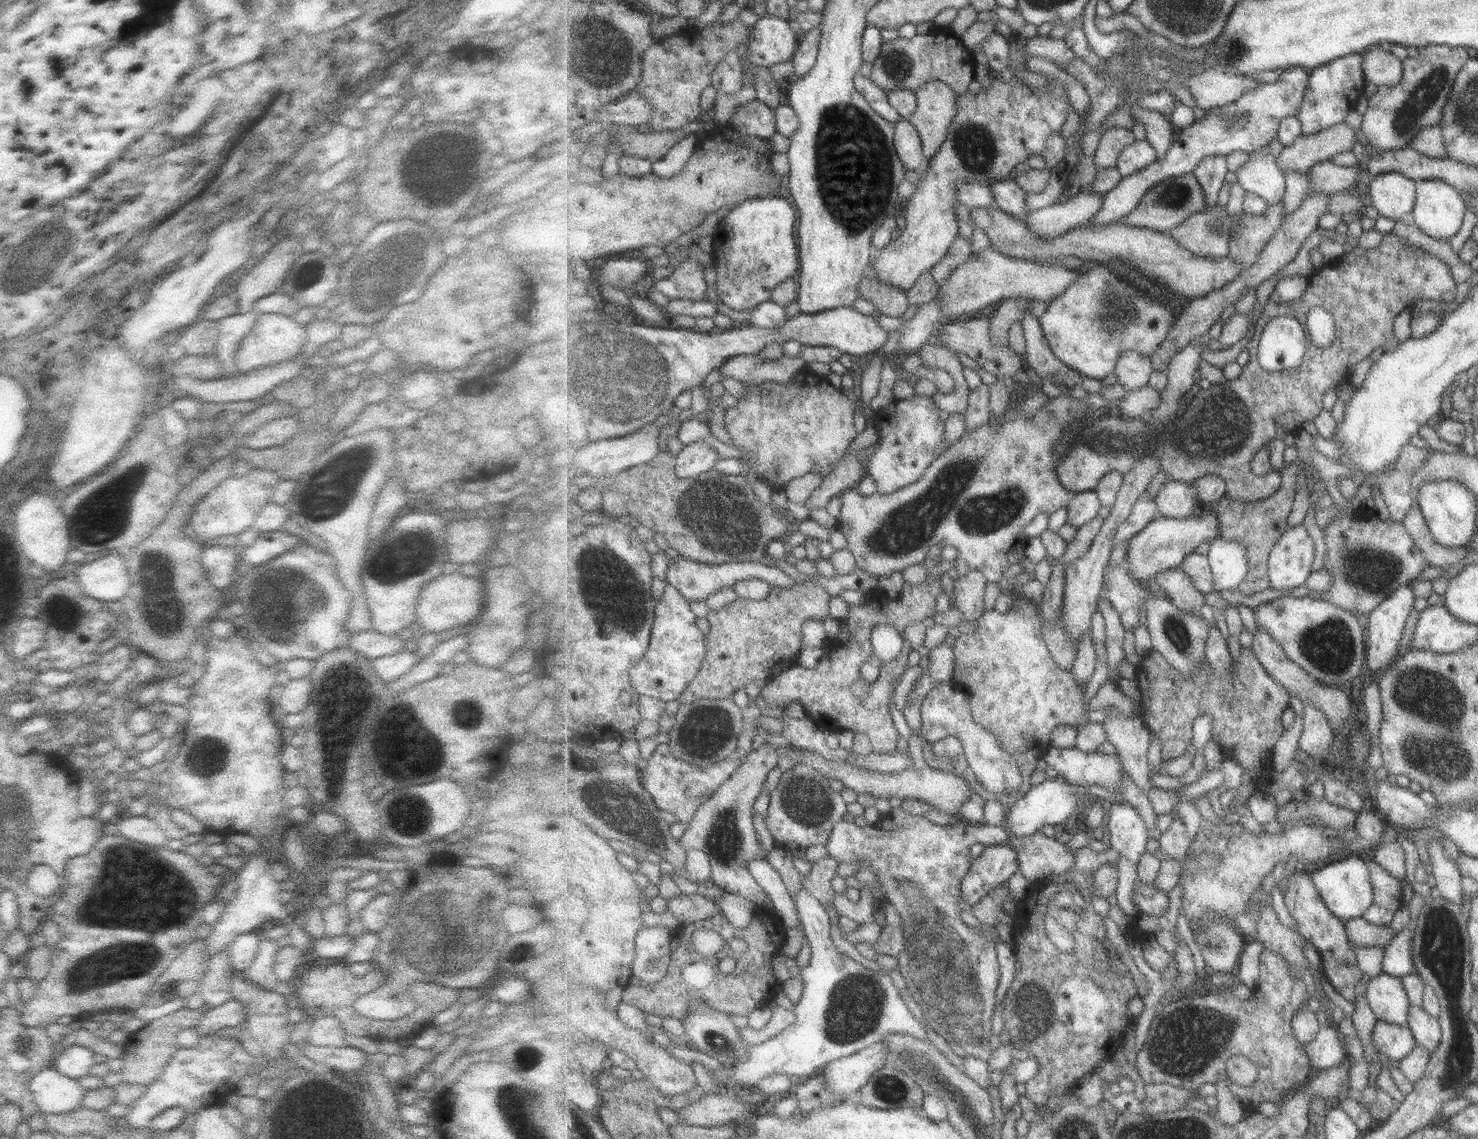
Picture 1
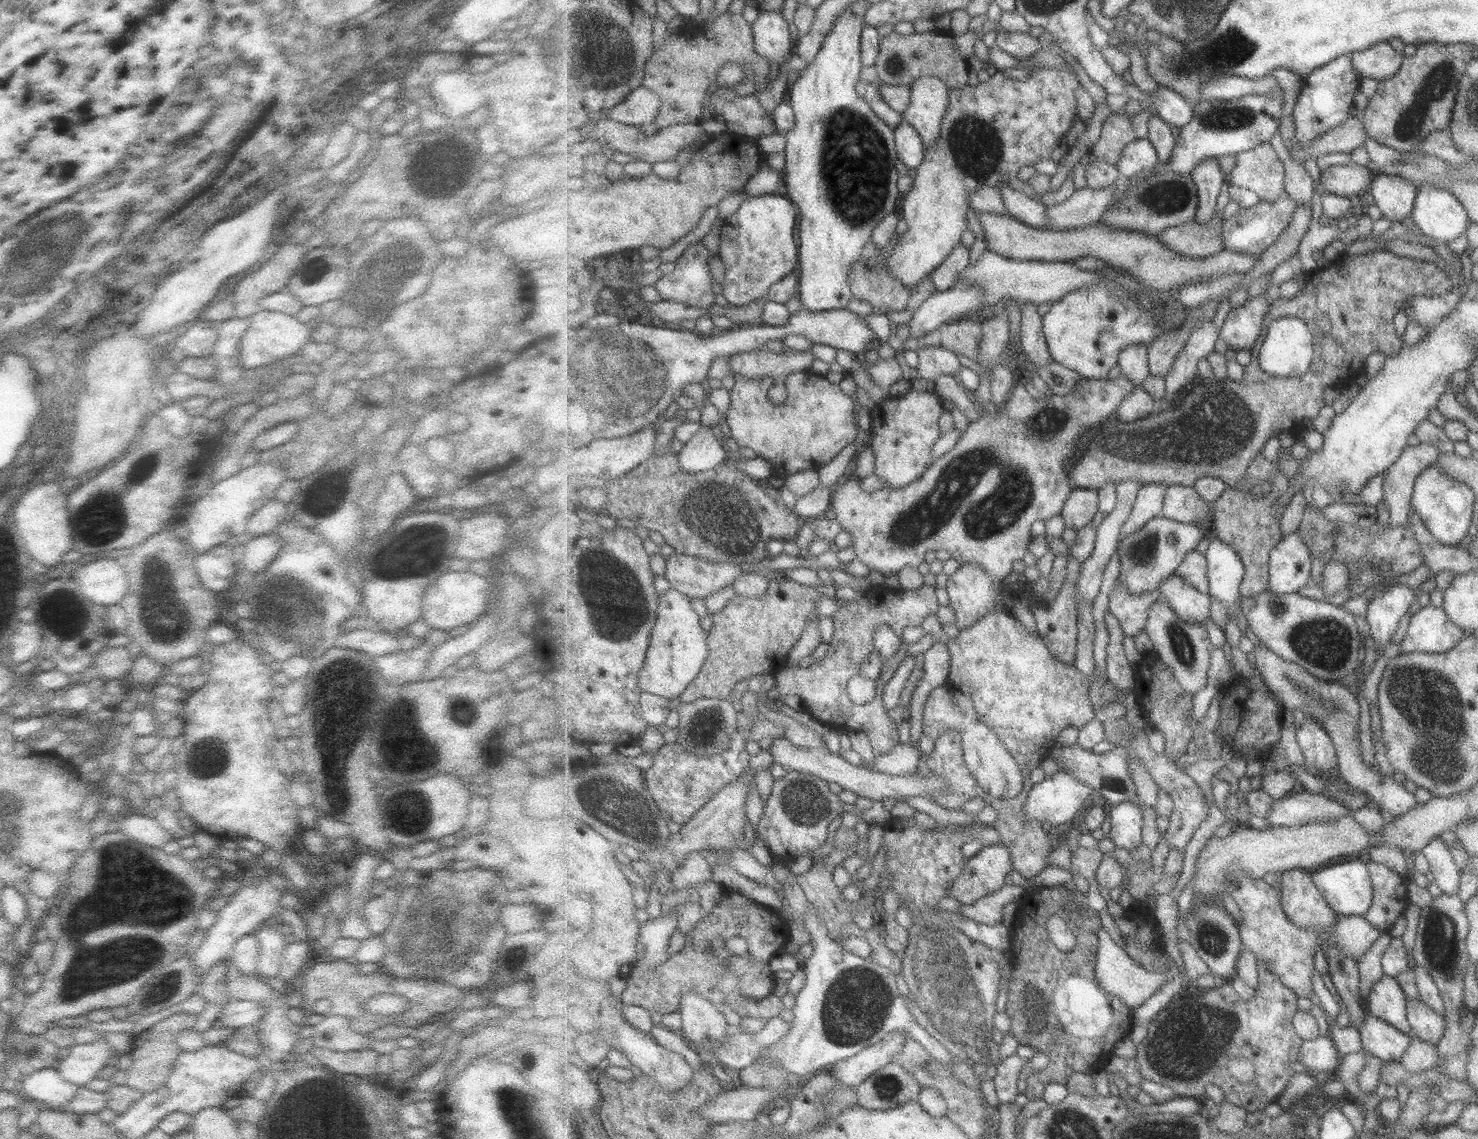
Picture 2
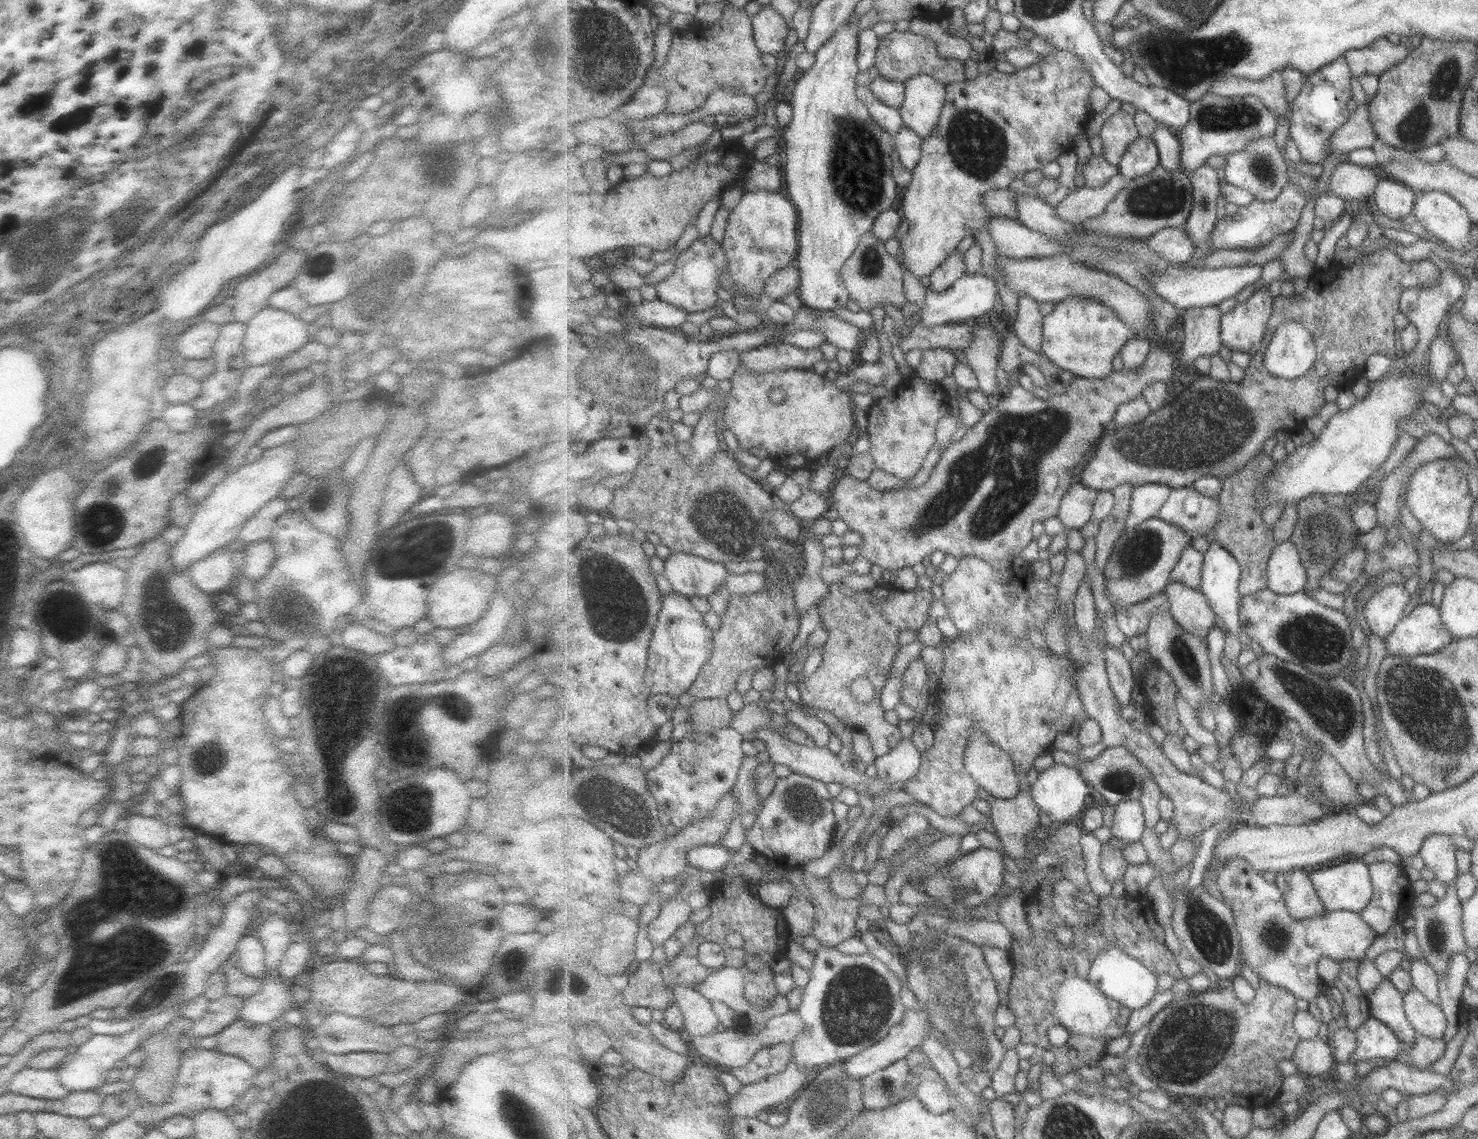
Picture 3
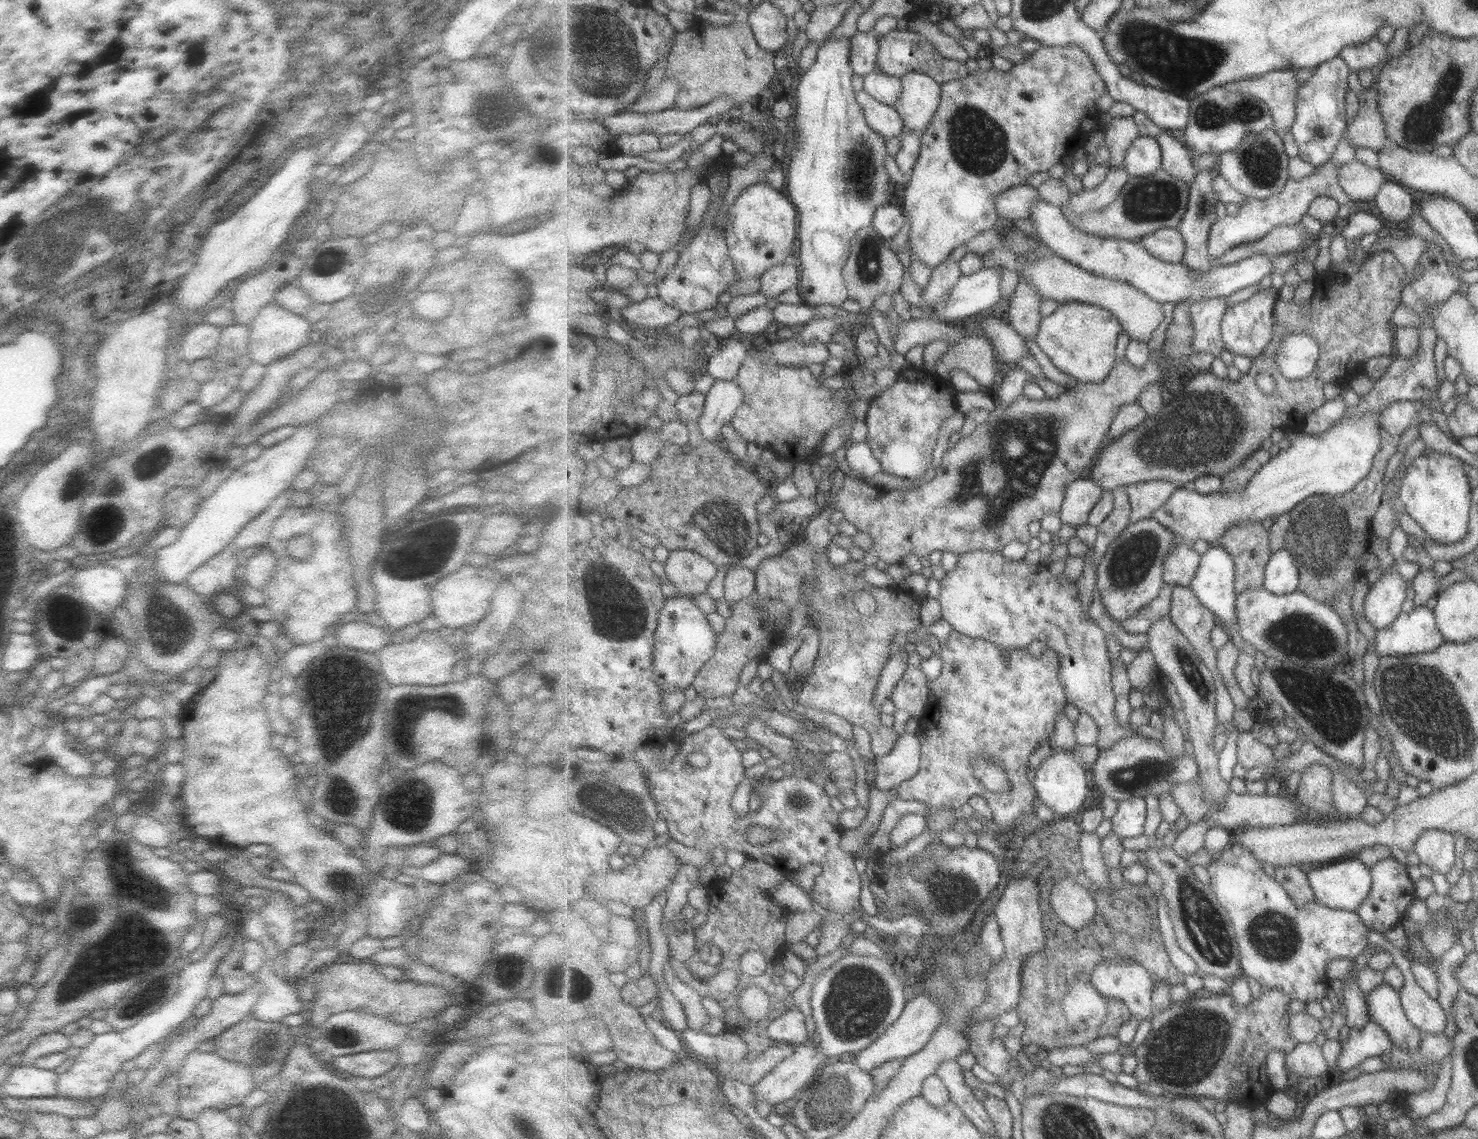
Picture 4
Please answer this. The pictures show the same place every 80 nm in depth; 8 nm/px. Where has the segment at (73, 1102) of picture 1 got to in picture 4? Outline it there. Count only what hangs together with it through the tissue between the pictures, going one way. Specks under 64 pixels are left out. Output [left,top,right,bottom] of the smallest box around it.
[2,1065,57,1100]

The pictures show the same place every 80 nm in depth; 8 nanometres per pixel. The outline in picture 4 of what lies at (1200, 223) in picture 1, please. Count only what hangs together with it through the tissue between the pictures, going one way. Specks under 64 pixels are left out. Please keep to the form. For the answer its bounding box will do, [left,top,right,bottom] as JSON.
[1141,227,1185,263]

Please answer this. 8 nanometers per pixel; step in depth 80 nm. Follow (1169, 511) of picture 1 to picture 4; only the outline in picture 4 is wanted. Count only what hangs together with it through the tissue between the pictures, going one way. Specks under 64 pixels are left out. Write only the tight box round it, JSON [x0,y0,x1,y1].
[1151,412,1382,546]

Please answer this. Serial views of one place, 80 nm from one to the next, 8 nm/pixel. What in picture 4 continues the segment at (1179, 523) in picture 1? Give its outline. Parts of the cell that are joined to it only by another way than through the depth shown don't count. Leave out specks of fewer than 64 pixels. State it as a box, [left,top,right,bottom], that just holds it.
[1096,519,1178,624]

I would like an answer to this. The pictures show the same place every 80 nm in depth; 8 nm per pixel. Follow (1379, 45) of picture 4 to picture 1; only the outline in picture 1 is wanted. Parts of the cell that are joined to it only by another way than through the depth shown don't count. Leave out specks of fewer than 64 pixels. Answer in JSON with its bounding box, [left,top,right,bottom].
[1363,45,1404,87]

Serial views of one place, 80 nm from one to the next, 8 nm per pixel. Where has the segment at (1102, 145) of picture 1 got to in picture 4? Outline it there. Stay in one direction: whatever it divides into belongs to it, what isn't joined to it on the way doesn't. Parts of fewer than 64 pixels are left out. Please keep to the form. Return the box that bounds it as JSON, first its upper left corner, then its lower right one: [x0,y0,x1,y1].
[1102,117,1142,168]

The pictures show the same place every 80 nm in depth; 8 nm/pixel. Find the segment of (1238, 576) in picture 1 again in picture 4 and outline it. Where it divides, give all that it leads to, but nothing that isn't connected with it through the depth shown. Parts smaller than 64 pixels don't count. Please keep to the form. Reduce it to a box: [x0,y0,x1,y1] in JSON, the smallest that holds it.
[1189,545,1242,651]

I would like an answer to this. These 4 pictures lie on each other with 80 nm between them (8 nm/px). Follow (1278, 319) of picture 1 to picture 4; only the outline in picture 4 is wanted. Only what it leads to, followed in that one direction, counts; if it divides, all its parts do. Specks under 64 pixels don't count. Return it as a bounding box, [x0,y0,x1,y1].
[1274,333,1320,380]

